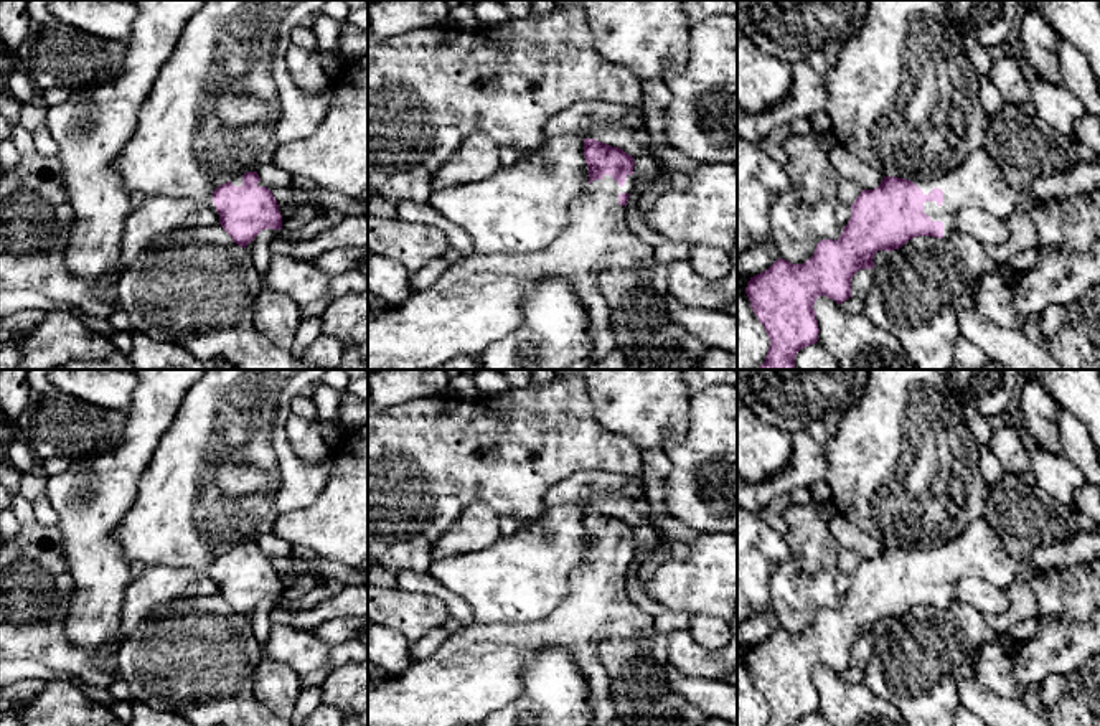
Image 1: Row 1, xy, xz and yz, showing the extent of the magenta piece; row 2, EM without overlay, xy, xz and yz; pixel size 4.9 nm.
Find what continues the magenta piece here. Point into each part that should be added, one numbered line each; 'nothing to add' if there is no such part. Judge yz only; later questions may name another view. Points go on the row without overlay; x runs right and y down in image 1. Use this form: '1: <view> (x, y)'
1: yz (978, 551)

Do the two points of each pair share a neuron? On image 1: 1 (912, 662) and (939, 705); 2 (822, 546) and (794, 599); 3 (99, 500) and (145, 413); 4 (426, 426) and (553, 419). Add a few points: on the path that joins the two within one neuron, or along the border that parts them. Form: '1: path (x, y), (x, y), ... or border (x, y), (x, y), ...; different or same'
1: path (916, 672), (929, 695); same
2: path (813, 560), (807, 581), (802, 586); same
3: path (111, 479), (131, 457), (141, 434); same
4: path (457, 426), (521, 426); same

